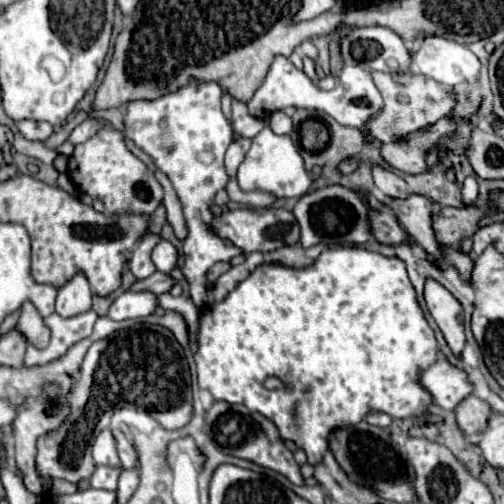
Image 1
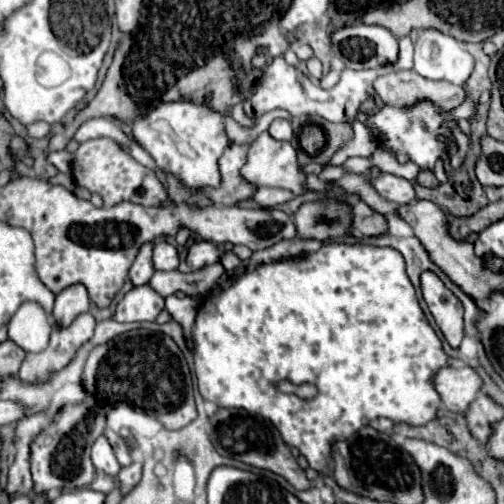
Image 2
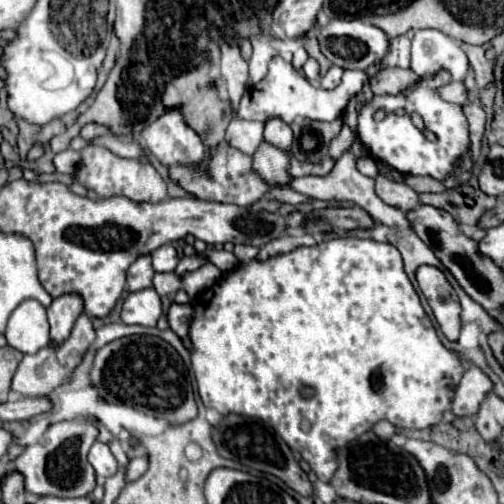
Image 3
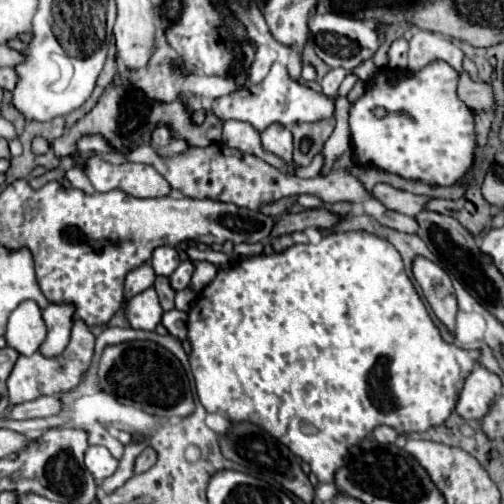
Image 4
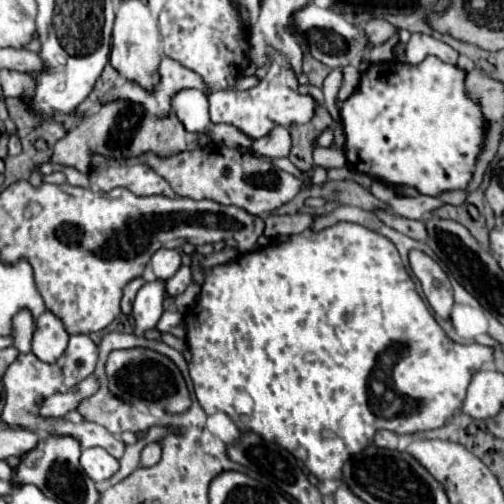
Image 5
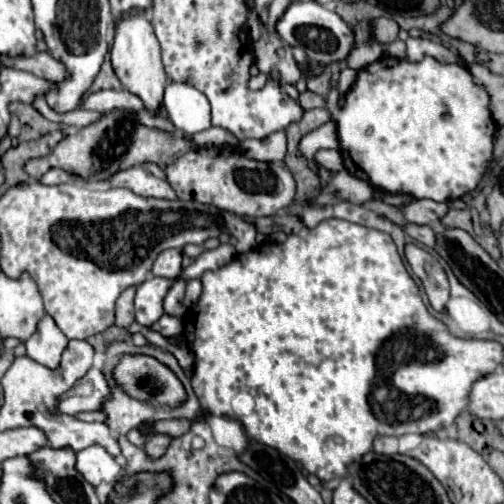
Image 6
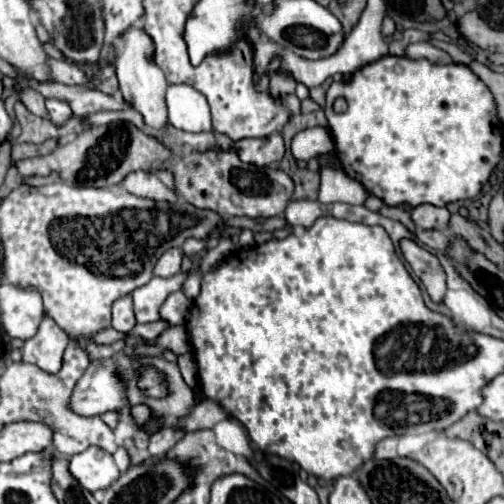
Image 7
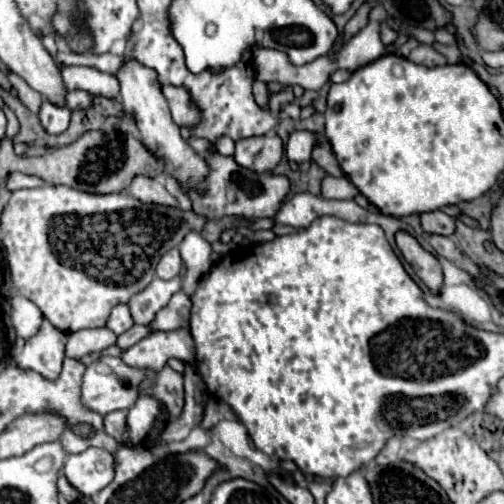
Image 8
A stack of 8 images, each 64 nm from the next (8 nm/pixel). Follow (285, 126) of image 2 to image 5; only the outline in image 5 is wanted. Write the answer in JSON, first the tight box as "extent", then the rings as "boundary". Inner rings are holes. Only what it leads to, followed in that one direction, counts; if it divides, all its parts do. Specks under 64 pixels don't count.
{"extent":[252,128,292,160],"boundary":[[[274,128],[268,136],[252,142],[252,150],[254,150],[258,156],[270,158],[270,160],[288,156],[290,146],[292,146],[292,142],[290,142],[288,128]]]}

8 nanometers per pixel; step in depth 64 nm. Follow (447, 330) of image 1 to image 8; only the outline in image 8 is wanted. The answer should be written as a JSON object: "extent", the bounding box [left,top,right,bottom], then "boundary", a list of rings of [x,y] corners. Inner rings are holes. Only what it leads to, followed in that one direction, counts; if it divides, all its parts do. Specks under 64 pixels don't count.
{"extent":[396,232,442,294],"boundary":[[[396,232],[396,246],[402,252],[404,260],[412,266],[414,274],[436,294],[442,286],[442,268],[438,260],[426,252],[408,232]]]}

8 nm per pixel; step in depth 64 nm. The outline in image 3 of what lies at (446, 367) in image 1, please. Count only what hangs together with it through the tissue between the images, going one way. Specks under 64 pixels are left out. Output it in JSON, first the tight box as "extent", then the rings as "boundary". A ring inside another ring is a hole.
{"extent":[452,366,494,418],"boundary":[[[468,366],[466,374],[456,386],[456,394],[452,400],[452,412],[460,418],[474,416],[480,404],[484,402],[486,394],[492,392],[492,388],[494,388],[492,380],[478,366]]]}

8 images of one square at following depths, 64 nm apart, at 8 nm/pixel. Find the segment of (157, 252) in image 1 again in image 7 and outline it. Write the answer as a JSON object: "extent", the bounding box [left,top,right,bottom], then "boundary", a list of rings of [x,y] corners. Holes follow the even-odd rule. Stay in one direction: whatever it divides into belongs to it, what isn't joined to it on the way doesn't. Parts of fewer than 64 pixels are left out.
{"extent":[154,248,182,278],"boundary":[[[170,248],[160,256],[158,264],[154,266],[154,276],[160,276],[160,278],[176,276],[180,272],[180,262],[182,262],[182,252],[178,248]]]}

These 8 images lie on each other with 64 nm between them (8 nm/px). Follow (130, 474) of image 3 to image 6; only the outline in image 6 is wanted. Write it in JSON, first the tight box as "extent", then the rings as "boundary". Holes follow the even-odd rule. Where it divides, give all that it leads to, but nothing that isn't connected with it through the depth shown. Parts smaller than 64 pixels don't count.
{"extent":[144,434,172,458],"boundary":[[[154,434],[154,436],[148,438],[148,442],[144,446],[144,452],[150,458],[160,458],[166,452],[166,448],[170,446],[170,442],[172,442],[170,436],[166,436],[166,434]]]}

